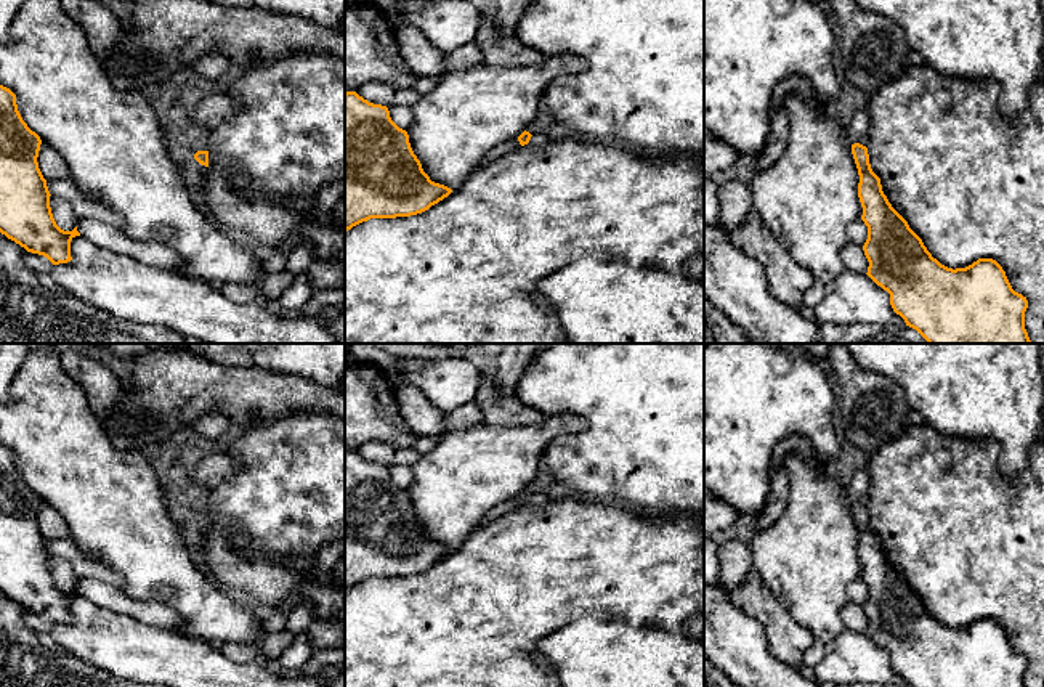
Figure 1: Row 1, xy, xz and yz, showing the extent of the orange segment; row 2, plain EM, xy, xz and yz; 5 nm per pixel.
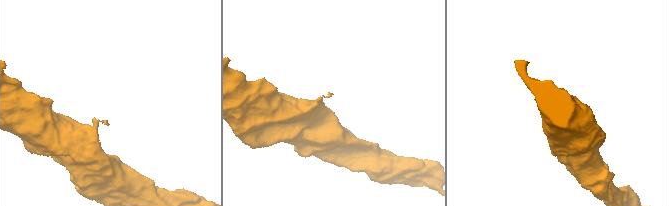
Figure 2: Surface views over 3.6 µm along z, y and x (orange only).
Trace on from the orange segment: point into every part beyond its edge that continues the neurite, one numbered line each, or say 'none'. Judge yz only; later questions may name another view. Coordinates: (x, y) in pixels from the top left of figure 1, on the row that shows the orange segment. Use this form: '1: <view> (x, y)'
none

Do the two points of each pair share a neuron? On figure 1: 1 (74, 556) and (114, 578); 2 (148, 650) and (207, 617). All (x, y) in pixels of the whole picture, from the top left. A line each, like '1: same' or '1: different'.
1: same
2: different

